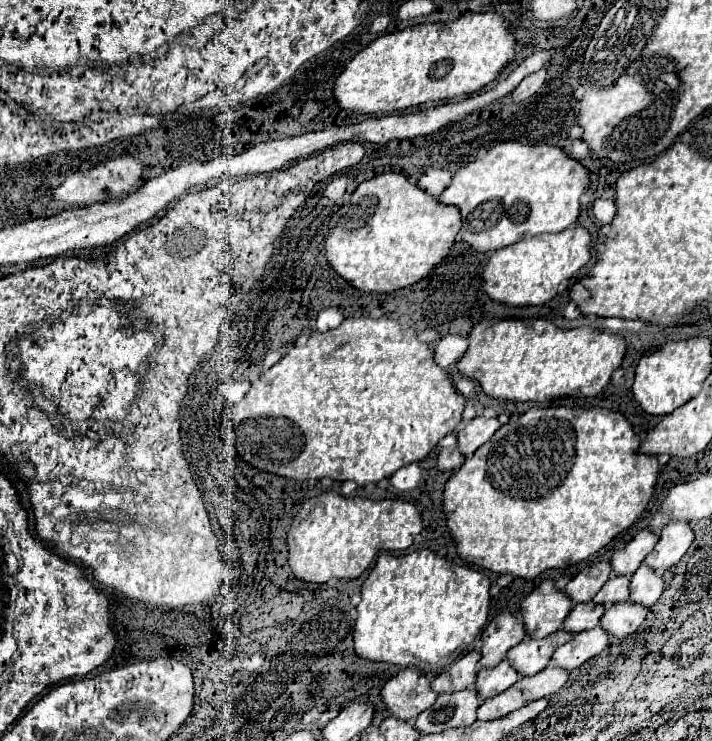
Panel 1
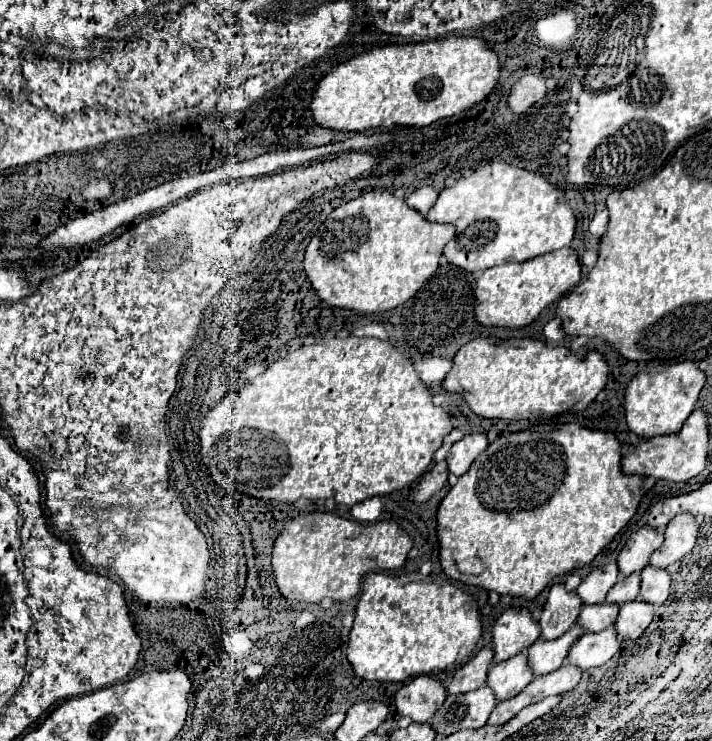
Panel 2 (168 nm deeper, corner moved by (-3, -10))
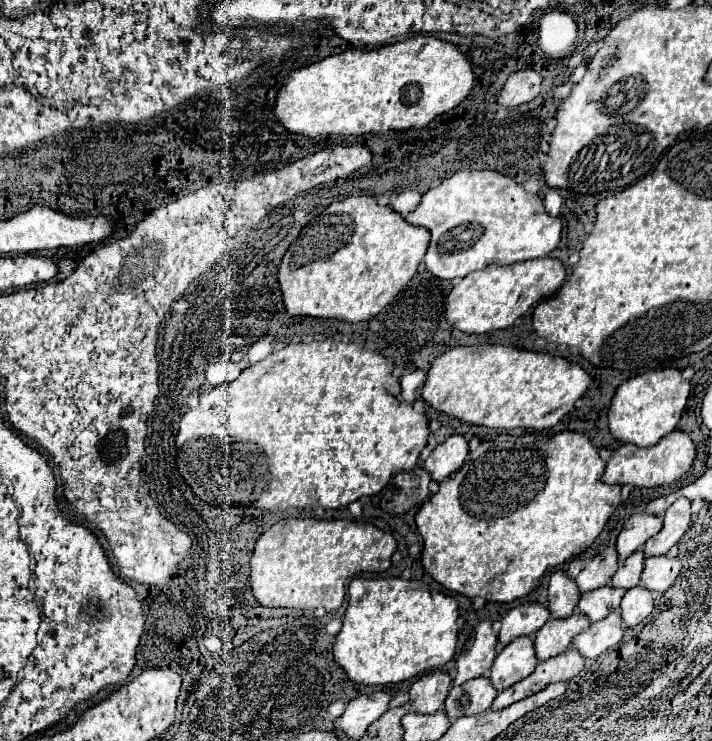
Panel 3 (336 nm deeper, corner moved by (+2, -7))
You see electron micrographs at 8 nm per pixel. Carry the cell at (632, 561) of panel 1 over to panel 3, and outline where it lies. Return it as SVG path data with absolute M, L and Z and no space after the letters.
M640 513L640 515L628 517L622 527L622 533L618 535L618 541L616 541L618 559L624 561L634 551L642 549L642 545L660 531L660 527L662 527L662 519L656 515Z

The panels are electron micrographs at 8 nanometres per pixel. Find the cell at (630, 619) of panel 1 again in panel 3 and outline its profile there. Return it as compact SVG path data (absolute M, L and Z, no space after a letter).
M642 585L628 589L620 603L622 621L626 627L636 627L638 623L642 623L652 613L652 609L654 609L652 593Z

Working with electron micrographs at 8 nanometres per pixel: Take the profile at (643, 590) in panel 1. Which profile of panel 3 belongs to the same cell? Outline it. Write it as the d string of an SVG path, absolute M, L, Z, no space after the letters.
M648 557L646 559L646 565L644 565L644 571L642 571L642 585L648 589L648 591L658 591L658 593L664 593L668 587L674 585L678 573L680 573L682 565L680 565L680 559L674 557Z

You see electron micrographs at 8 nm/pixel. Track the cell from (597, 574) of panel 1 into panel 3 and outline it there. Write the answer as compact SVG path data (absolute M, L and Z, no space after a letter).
M610 545L606 547L604 553L596 555L576 577L576 585L580 593L588 593L608 585L616 569L618 569L618 555L616 555L616 547Z

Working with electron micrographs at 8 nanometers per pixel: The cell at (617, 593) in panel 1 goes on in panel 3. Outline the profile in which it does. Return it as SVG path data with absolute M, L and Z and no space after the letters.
M636 551L636 555L630 555L628 561L622 561L616 575L612 577L612 587L620 587L620 589L632 589L640 583L640 575L644 569L644 553Z

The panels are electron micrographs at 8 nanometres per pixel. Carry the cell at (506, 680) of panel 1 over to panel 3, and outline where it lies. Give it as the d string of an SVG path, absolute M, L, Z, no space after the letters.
M530 637L514 639L498 653L492 665L490 681L496 691L504 691L514 683L526 679L536 669L536 665L538 665L538 659L534 655L532 639Z

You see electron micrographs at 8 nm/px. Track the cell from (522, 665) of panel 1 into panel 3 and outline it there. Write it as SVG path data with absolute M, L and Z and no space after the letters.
M574 613L568 619L550 619L536 635L534 635L534 649L538 661L556 657L568 649L572 639L582 633L590 625L584 615Z

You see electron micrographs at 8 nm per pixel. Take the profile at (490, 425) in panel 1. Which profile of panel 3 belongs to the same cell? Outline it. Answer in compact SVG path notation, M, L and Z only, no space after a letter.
M450 435L444 443L440 443L432 455L426 459L424 467L432 473L434 481L446 479L450 473L460 469L468 455L468 441L462 435Z

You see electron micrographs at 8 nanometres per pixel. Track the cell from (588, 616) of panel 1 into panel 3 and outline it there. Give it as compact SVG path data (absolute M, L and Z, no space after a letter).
M600 587L600 591L590 591L584 593L578 609L582 615L586 615L592 623L608 617L610 613L616 613L620 609L620 599L624 591L614 589L614 587Z

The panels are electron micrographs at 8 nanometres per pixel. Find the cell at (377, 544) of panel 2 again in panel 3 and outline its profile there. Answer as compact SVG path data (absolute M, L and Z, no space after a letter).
M304 517L304 519L282 519L278 523L274 523L268 531L264 531L260 535L260 539L256 541L256 547L254 547L254 553L252 553L252 559L250 559L250 579L252 579L252 593L254 597L260 601L260 605L264 607L294 607L294 609L318 609L318 607L324 607L326 611L336 611L342 603L344 603L344 589L346 589L346 583L360 575L360 573L382 573L390 567L392 563L392 555L396 551L396 539L388 533L384 533L382 529L378 529L376 525L372 523L366 523L366 521L348 521L348 519L342 519L342 521L324 521L324 519L314 519L314 517Z

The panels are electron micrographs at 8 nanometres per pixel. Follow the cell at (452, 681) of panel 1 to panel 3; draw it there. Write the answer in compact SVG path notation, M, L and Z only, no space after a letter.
M482 621L474 629L472 643L456 659L454 685L462 685L476 677L486 677L490 673L492 661L496 659L496 653L498 653L498 639L492 631L492 623Z

